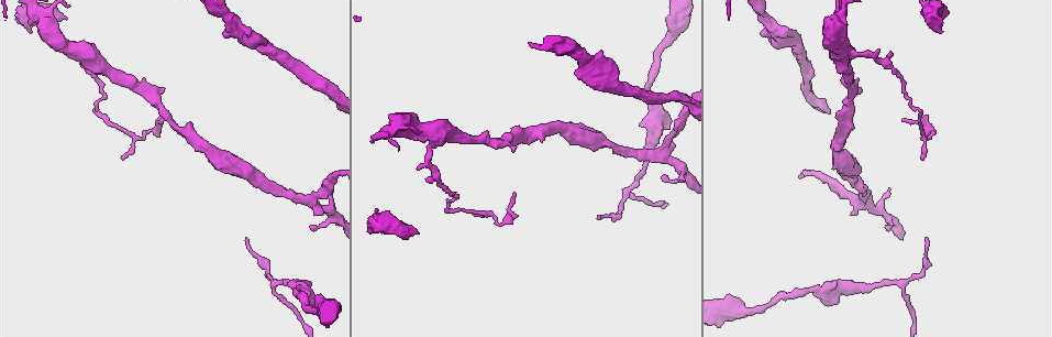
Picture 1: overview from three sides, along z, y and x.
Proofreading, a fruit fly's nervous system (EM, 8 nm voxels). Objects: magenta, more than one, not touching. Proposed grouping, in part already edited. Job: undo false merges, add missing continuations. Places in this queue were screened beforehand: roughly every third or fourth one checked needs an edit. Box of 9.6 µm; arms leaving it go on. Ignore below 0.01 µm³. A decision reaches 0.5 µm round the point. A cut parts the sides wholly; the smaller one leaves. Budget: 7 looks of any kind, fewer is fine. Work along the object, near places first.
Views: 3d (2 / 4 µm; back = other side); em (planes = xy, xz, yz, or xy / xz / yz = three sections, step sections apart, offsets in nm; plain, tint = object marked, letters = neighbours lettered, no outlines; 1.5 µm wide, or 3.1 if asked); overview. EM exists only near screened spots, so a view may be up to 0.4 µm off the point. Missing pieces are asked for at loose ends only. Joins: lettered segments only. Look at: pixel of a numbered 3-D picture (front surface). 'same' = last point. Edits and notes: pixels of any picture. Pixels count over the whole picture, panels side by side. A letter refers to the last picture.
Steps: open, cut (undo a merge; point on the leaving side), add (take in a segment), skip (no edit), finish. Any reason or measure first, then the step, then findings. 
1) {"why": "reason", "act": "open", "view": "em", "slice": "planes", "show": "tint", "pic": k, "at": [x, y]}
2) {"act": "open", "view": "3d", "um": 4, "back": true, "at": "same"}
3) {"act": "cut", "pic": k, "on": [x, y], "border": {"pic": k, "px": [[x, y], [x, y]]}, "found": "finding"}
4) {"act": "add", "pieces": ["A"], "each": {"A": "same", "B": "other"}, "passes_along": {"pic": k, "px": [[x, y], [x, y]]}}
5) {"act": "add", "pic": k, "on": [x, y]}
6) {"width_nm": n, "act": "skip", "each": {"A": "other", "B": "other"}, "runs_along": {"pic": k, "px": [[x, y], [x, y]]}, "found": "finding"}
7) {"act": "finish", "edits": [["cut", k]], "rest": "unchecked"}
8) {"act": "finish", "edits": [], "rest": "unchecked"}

{"why": "thick turns thin", "act": "open", "view": "em", "slice": "yz", "step": 4, "show": "plain", "pic": 1, "at": [44, 19]}

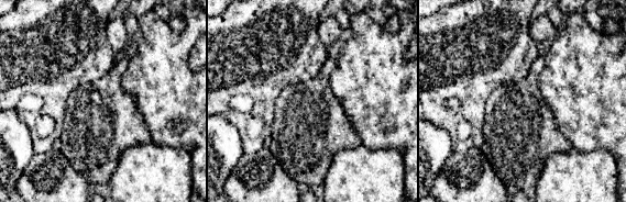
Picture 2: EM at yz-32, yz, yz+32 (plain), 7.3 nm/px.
{"why": "see the neighbours", "act": "open", "view": "em", "slice": "yz", "step": 4, "show": "letters", "at": "same"}

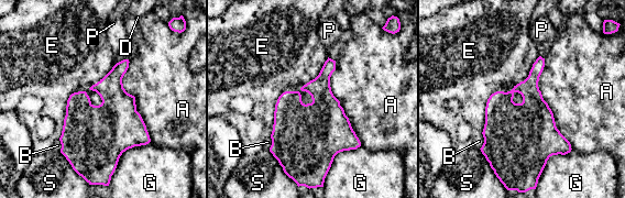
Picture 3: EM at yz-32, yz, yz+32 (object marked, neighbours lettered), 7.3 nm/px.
{"width_nm": 300, "act": "skip", "each": {"A": "other", "B": "other", "D": "other", "E": "other", "G": "other", "P": "other", "S": "other"}, "border": {"pic": 3, "px": [[328, 57], [278, 97], [270, 136]]}, "found": "all the same cell"}

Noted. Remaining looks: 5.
{"why": "branch stops here", "act": "open", "view": "em", "slice": "planes", "show": "letters", "pic": 1, "at": [838, 302]}

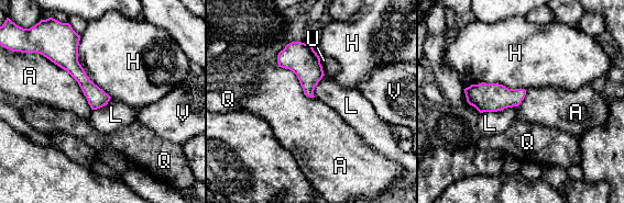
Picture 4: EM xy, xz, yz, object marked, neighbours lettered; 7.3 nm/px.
{"longest_contact_nm": ["A", 550], "act": "skip", "each": {"A": "other", "H": "other", "L": "other", "Q": "other", "U": "other", "V": "other"}, "found": "none of them fits"}

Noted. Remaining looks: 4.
{"why": "branch stops here", "act": "open", "view": "3d", "um": 2, "pic": 1, "at": [942, 18]}

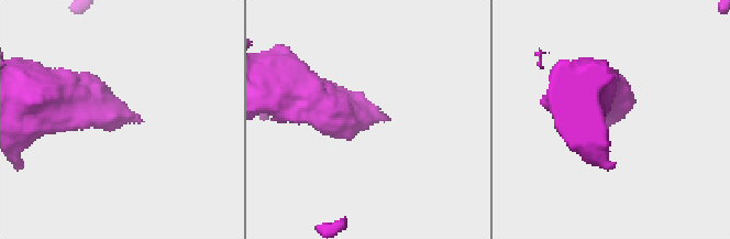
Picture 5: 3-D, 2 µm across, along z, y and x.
{"act": "open", "view": "em", "slice": "planes", "show": "letters", "pic": 5, "at": [384, 119]}

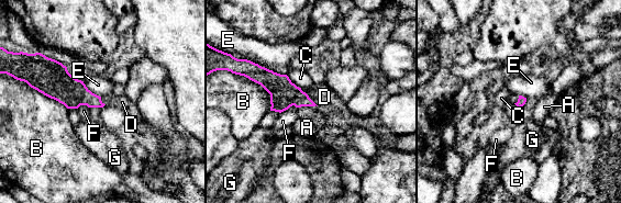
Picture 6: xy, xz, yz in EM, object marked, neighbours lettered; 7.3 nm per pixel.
{"longest_contact_nm": ["B", 340], "act": "add", "pic": 6, "on": [321, 94], "each": {"A": "other", "B": "other", "C": "other", "D": "same", "E": "other", "F": "other", "G": "other"}, "passes_along": {"pic": 6, "px": [[284, 93], [311, 100], [321, 94]]}, "found": "the cell continues"}

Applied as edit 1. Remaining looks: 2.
{"act": "finish", "edits": [["add", 6]], "rest": "unchecked"}

